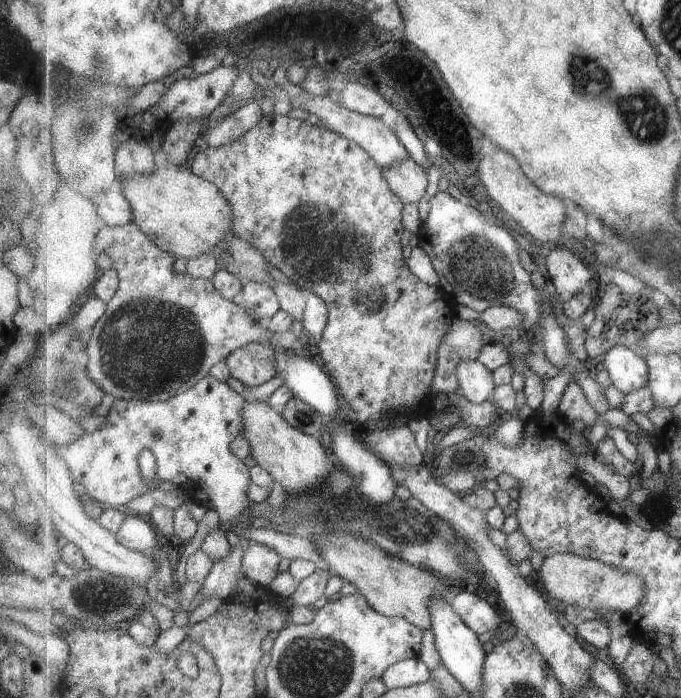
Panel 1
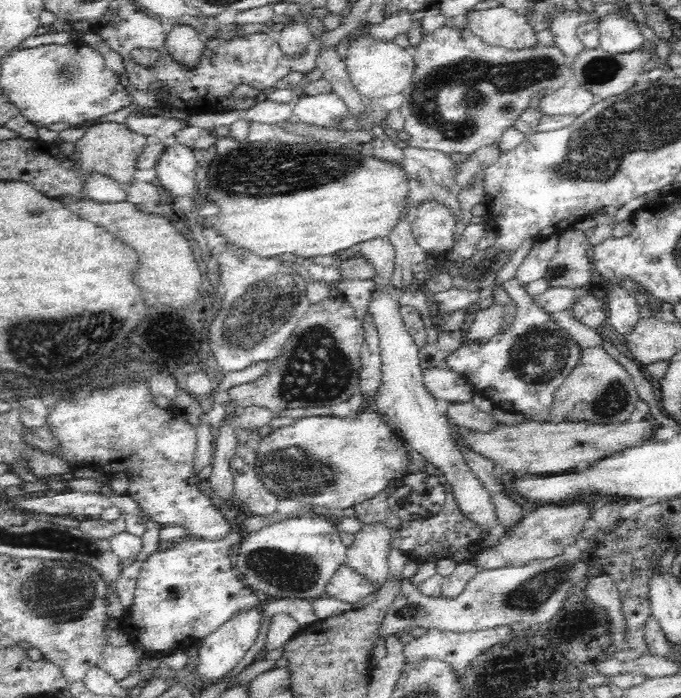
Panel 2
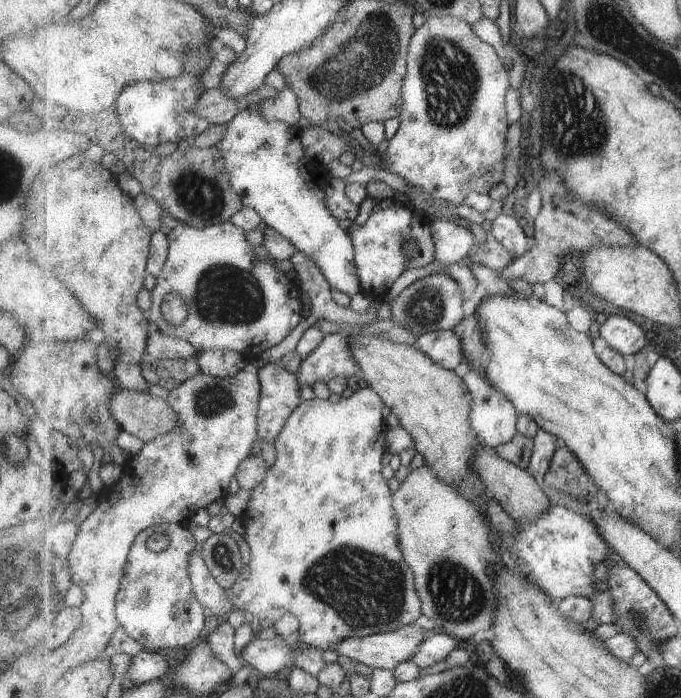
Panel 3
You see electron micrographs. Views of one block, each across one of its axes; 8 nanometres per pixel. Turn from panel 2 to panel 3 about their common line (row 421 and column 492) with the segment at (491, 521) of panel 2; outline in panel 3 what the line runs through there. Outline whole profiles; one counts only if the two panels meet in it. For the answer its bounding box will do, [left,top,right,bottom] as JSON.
[464,368,520,450]

